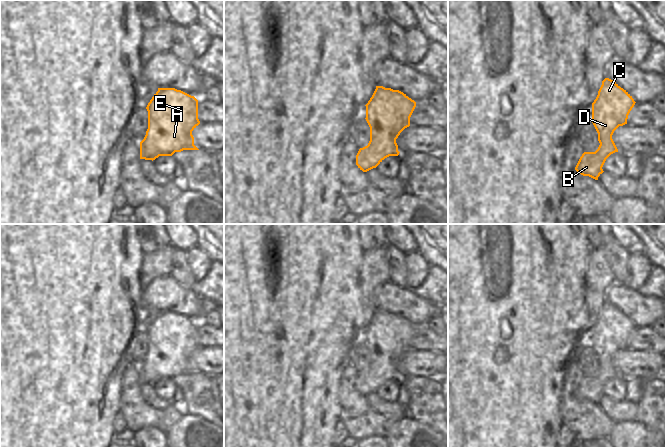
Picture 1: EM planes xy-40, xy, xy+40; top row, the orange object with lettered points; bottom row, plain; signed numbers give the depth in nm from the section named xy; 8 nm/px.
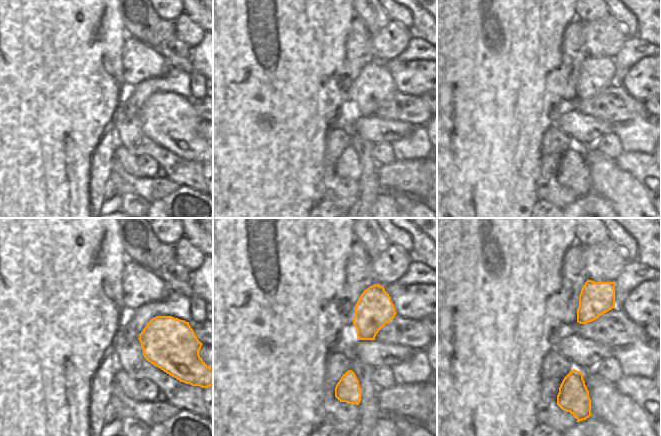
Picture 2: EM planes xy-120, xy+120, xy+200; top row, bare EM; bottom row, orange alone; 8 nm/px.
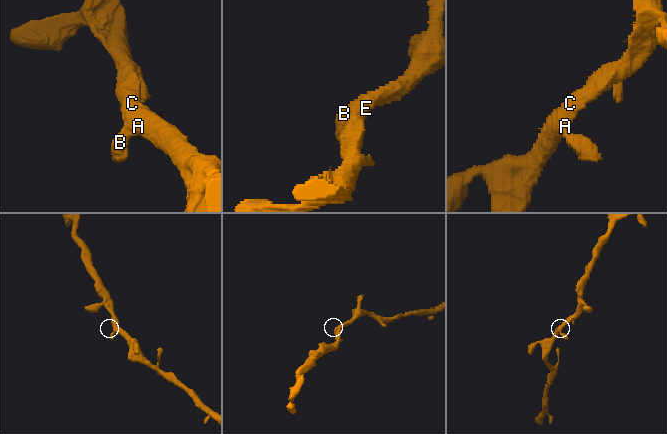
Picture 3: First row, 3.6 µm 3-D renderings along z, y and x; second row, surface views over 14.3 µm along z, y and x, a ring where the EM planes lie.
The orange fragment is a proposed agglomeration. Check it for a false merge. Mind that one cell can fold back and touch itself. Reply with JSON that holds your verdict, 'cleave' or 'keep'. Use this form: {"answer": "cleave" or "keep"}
{"answer": "keep"}

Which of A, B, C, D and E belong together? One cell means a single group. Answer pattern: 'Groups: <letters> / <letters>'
Groups: A B C D E.

